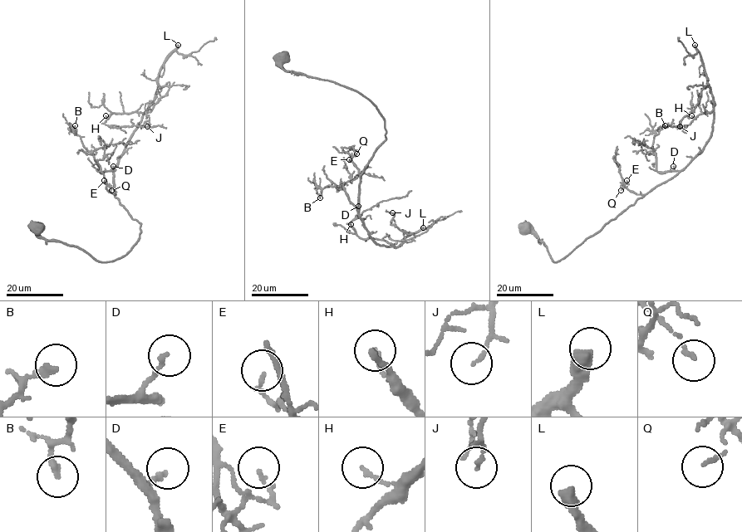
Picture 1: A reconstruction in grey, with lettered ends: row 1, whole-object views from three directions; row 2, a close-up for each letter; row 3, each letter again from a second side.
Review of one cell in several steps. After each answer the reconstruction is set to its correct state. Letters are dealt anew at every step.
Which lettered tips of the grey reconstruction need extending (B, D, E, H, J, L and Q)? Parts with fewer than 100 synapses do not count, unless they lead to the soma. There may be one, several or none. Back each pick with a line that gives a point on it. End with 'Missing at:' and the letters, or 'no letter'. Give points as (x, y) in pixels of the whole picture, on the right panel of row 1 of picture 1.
L: (695, 45)
Missing at: L

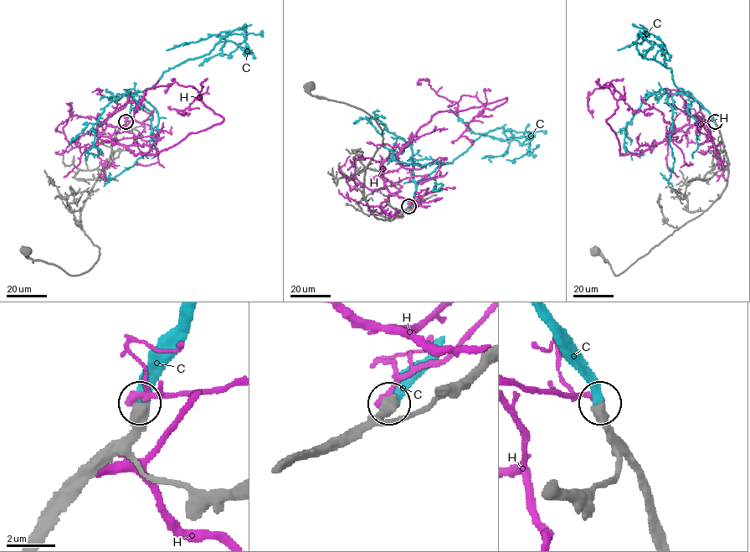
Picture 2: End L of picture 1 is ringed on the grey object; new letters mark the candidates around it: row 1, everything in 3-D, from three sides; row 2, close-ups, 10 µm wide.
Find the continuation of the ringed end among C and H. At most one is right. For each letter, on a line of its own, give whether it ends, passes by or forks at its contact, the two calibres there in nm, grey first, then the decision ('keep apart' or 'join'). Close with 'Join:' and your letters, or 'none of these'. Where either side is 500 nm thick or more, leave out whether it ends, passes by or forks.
C: 550/480 nm | join
H: 550/320 nm | keep apart
Join: C

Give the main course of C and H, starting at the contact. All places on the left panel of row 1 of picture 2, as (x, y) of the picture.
C: (125, 121), (135, 93), (151, 89), (170, 68), (208, 54), (228, 33), (222, 32), (166, 50)
H: (125, 121), (135, 120), (97, 131), (135, 155), (223, 118), (175, 82), (148, 88), (134, 117)

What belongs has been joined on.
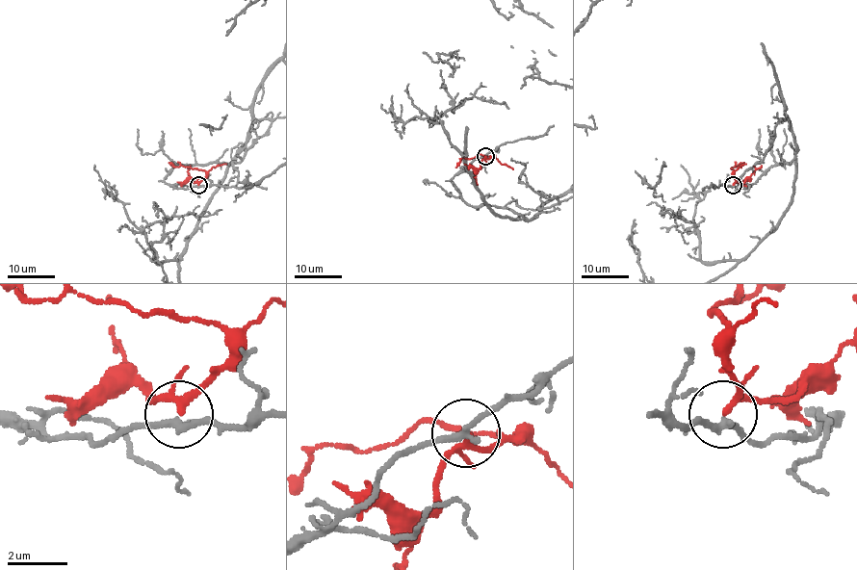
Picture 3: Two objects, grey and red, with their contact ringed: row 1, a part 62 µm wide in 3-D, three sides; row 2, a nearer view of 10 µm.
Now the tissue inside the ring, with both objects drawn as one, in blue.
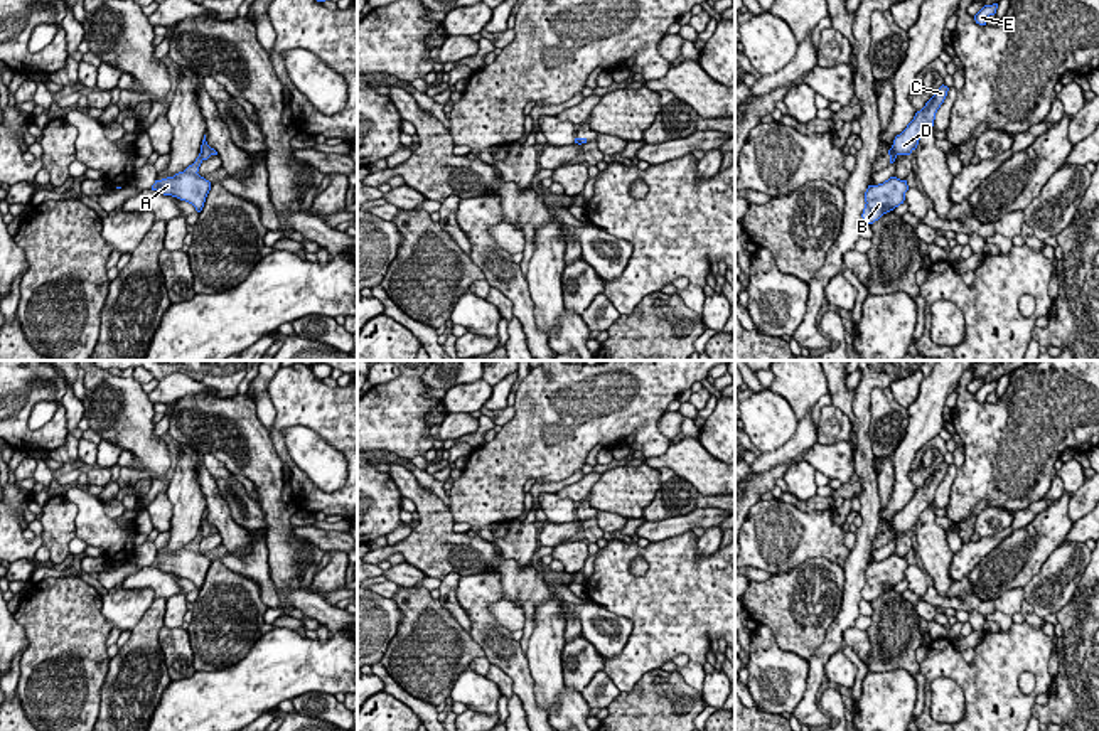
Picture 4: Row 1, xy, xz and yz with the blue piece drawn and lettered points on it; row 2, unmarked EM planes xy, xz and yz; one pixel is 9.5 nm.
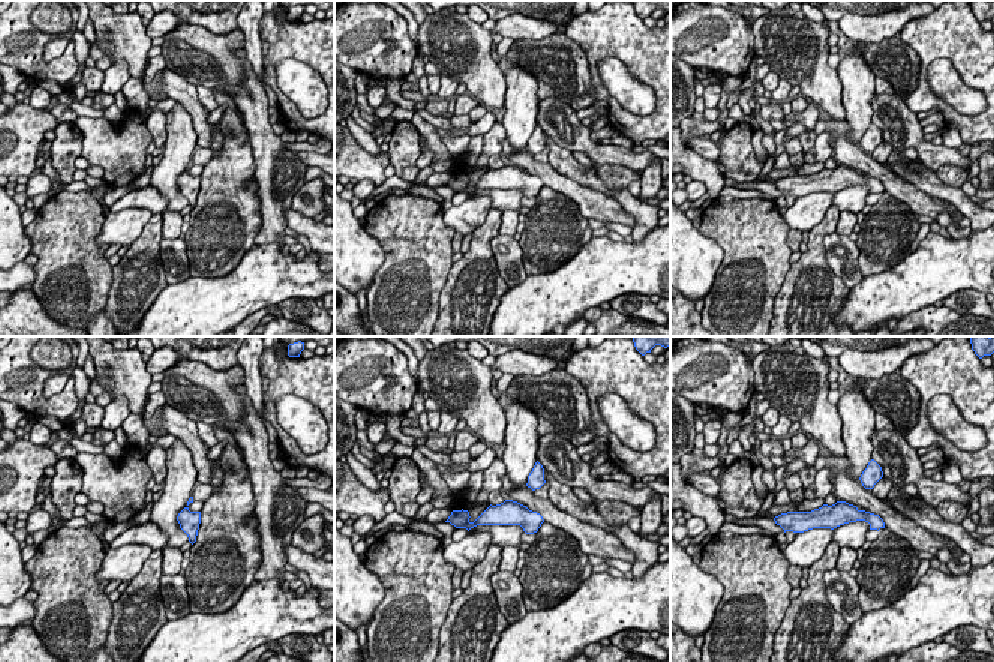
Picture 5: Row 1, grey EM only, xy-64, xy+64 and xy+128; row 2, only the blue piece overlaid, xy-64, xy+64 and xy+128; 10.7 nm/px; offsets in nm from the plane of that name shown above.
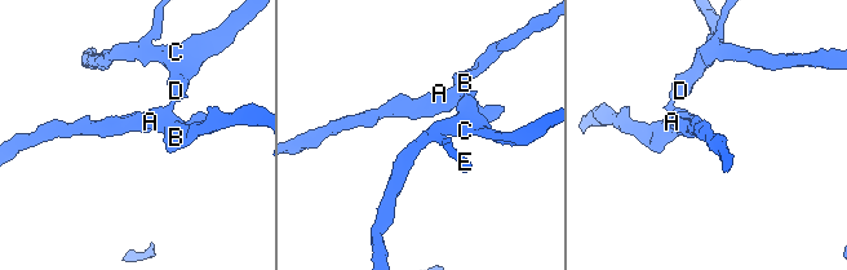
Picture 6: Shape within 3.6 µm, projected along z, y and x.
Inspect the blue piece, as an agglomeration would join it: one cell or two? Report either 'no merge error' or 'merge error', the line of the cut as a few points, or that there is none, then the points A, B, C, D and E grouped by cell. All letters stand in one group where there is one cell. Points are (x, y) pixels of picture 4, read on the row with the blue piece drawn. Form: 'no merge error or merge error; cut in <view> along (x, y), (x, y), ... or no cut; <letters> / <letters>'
merge error; cut in xz along (577, 138), (578, 142); A B / C D E

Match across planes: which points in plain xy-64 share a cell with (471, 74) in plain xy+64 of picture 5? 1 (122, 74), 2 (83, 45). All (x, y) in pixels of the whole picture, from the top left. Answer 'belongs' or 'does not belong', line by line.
1: does not belong
2: does not belong

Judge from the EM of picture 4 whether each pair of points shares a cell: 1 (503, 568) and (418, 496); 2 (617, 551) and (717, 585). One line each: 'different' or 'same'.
1: same
2: same

